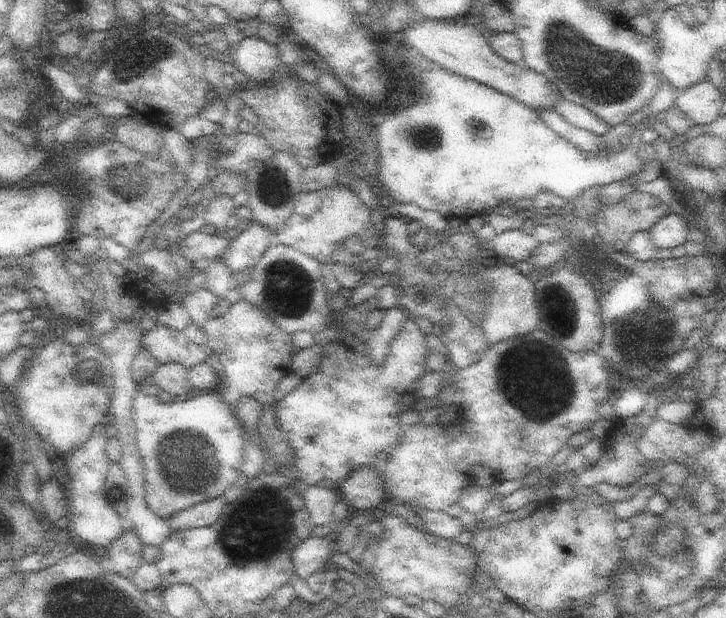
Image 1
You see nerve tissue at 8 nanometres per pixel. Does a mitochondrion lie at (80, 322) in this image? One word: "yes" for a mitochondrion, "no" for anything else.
no

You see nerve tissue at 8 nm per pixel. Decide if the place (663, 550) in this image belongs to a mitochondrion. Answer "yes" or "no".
yes

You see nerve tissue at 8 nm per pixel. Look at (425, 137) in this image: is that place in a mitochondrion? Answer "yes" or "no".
yes

